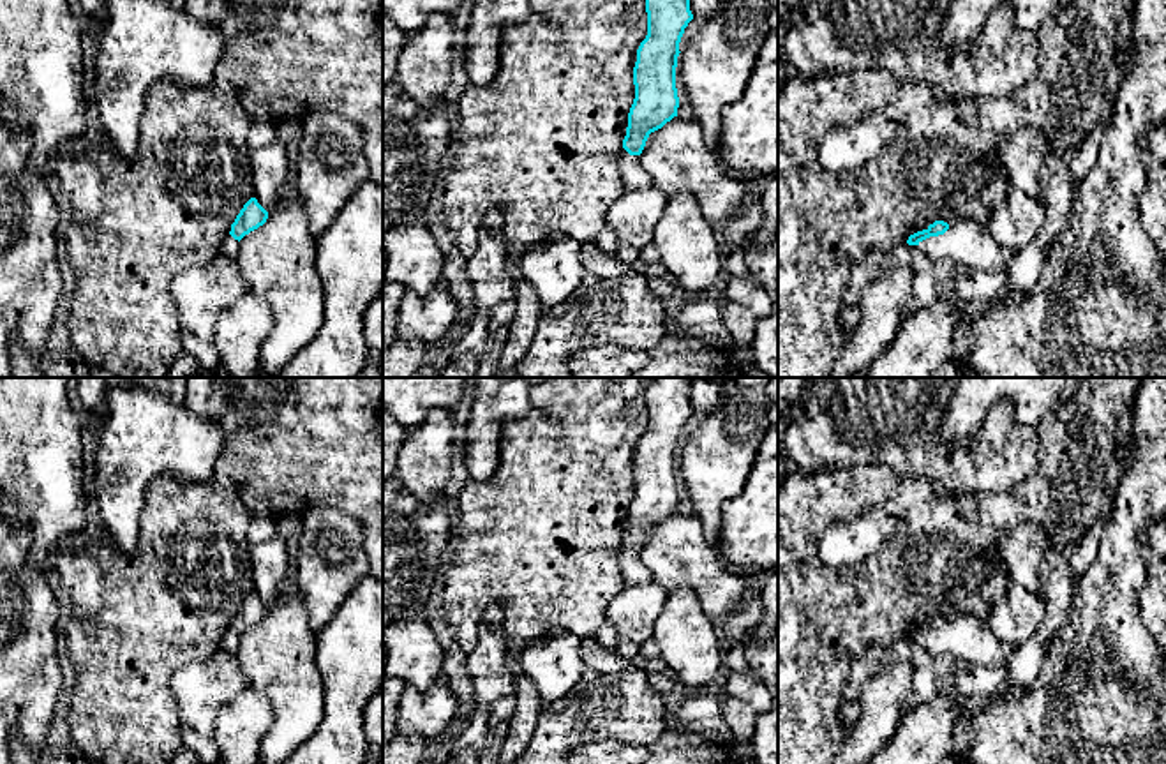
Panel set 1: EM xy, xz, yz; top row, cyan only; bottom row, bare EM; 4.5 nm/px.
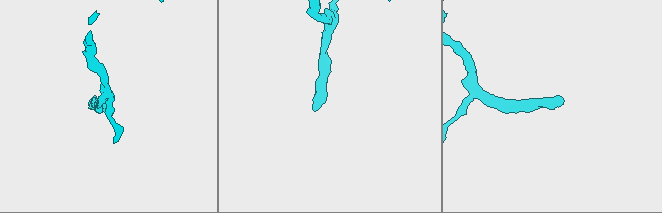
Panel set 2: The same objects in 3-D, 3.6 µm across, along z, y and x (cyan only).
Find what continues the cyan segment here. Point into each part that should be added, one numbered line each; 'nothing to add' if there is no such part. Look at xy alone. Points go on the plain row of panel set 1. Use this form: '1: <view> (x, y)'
1: xy (230, 643)

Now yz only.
1: yz (965, 637)

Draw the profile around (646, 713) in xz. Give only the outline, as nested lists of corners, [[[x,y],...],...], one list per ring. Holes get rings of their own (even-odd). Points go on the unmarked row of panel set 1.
[[[596,637],[582,640],[582,662],[582,678],[564,697],[543,706],[531,743],[515,764],[568,764],[568,752],[575,746],[598,739],[649,745],[665,730],[663,697],[649,685],[644,670],[617,649],[602,648]]]

